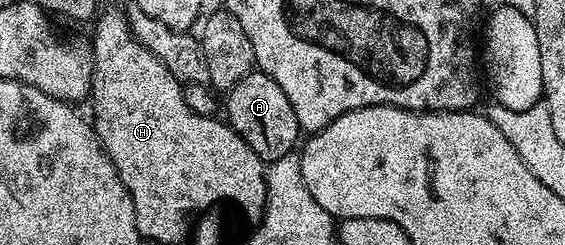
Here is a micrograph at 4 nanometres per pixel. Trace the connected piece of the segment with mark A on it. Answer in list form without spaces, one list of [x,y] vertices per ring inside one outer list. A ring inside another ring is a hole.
[[[253,71],[247,73],[233,89],[227,90],[228,117],[227,124],[260,156],[260,160],[271,163],[282,159],[297,147],[296,140],[302,137],[298,123],[298,115],[294,115],[294,107],[290,99],[282,92],[282,87],[274,83],[274,79],[265,73]]]

